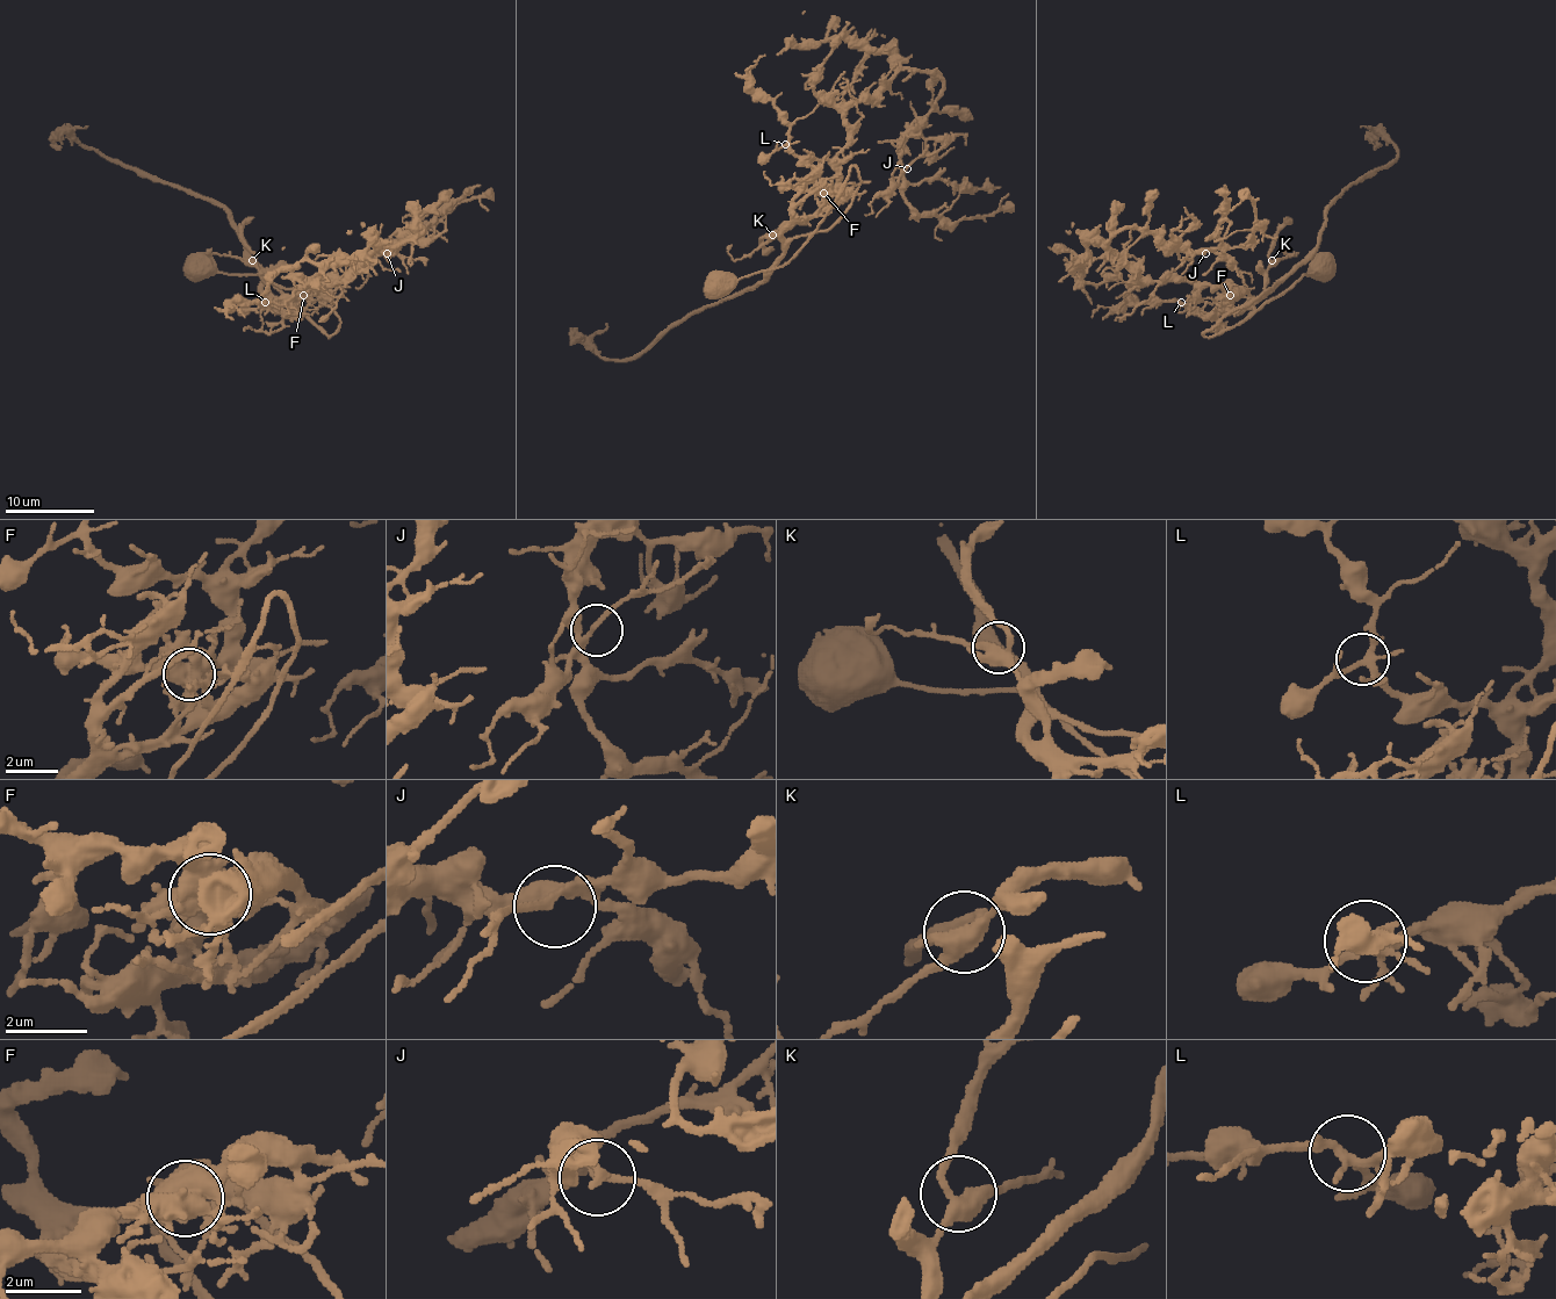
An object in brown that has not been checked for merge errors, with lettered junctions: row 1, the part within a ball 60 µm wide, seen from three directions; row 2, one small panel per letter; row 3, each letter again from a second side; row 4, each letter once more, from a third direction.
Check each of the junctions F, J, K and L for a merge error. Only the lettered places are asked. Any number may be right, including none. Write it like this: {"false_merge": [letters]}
{"false_merge": ["F"]}

